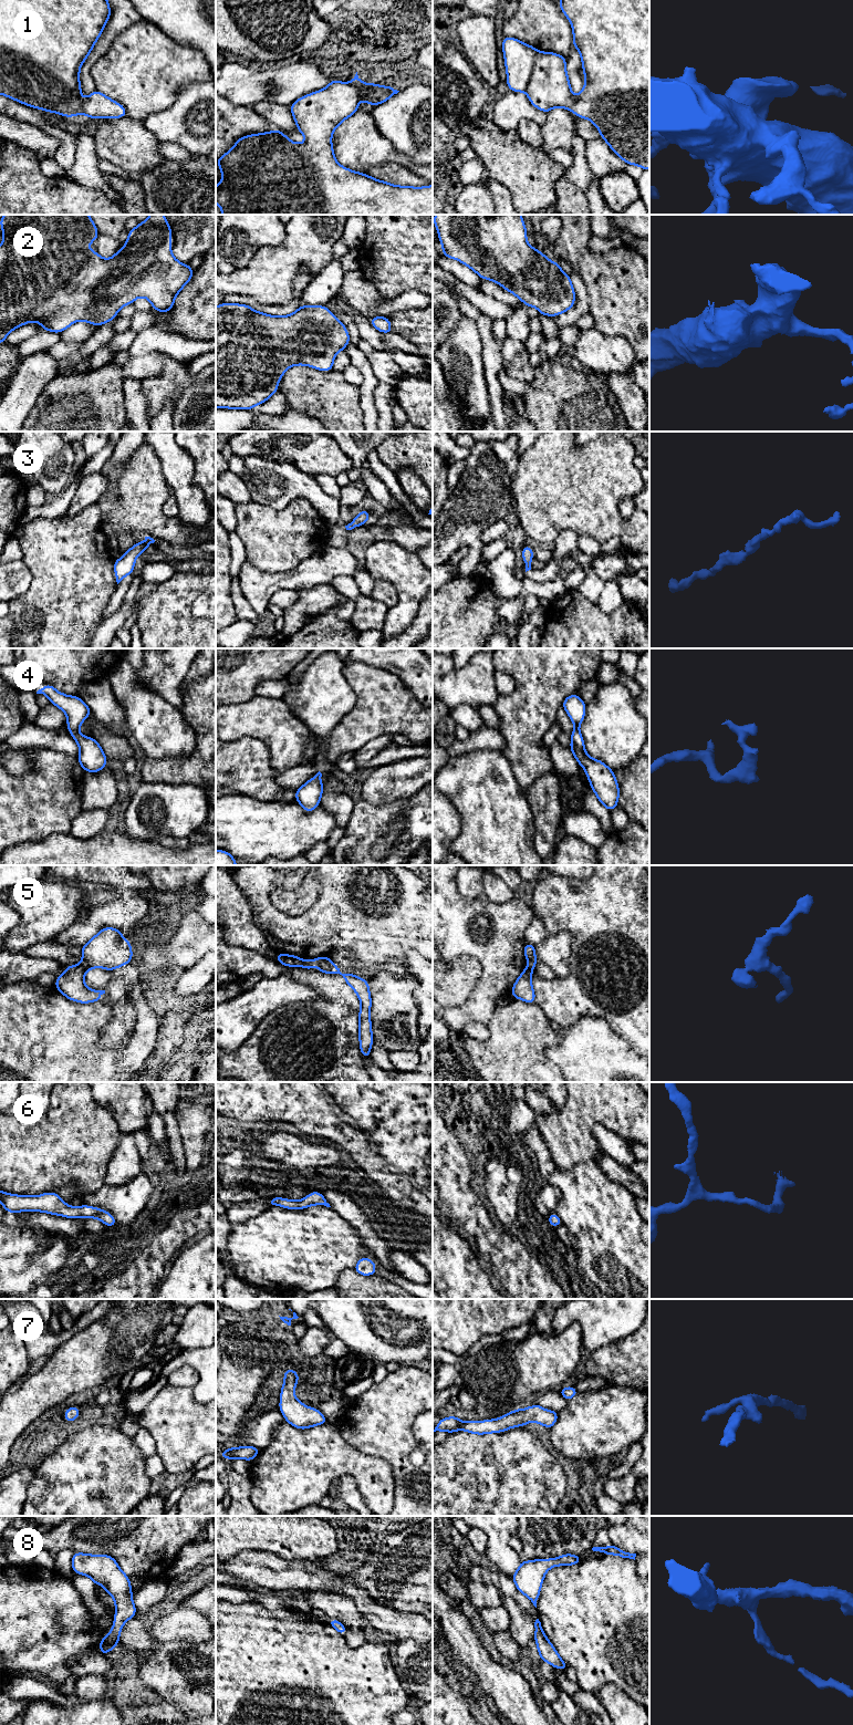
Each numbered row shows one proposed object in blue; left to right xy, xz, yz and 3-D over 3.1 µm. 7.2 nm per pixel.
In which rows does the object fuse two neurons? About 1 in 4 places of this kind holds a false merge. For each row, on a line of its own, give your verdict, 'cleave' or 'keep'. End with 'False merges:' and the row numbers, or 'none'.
1: keep
2: keep
3: keep
4: keep
5: cleave
6: keep
7: keep
8: keep
False merges: 5

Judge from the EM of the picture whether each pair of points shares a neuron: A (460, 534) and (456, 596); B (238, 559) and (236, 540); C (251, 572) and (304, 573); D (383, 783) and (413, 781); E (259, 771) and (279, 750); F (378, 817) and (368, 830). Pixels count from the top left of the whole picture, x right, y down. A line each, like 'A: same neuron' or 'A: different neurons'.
A: different neurons
B: same neuron
C: same neuron
D: same neuron
E: different neurons
F: same neuron

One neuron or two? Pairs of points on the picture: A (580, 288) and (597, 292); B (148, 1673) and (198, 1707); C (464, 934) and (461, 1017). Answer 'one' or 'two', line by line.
A: two
B: one
C: one

